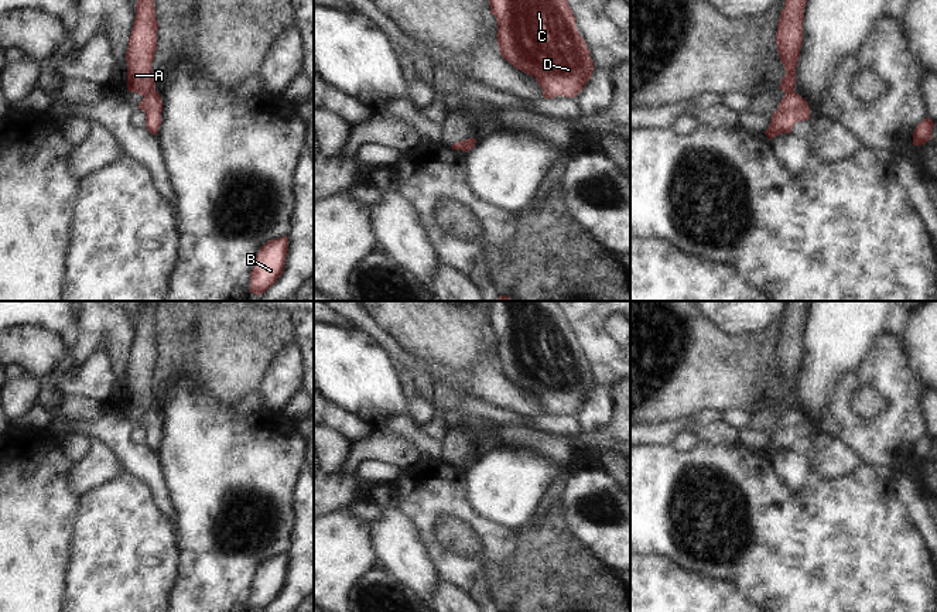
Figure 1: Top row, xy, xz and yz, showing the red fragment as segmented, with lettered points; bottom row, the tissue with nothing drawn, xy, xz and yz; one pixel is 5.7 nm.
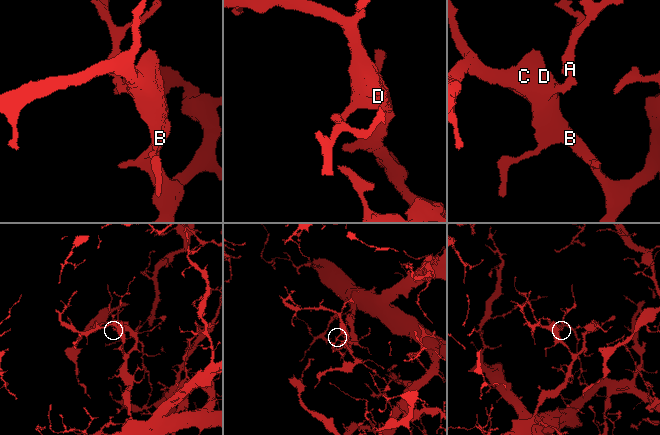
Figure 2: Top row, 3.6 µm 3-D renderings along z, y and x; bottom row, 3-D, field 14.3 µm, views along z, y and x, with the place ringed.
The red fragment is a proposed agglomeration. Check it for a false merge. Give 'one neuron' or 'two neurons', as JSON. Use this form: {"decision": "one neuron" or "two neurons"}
{"decision": "two neurons"}

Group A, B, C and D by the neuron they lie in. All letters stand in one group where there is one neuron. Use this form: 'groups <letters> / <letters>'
groups A / B C D

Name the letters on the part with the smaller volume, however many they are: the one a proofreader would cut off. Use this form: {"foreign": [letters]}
{"foreign": ["A"]}

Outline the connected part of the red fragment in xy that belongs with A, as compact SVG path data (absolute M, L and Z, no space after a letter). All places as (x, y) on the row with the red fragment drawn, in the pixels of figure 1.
M137 0L126 62L127 90L136 92L140 96L155 90L151 65L157 49L157 30L154 0Z

